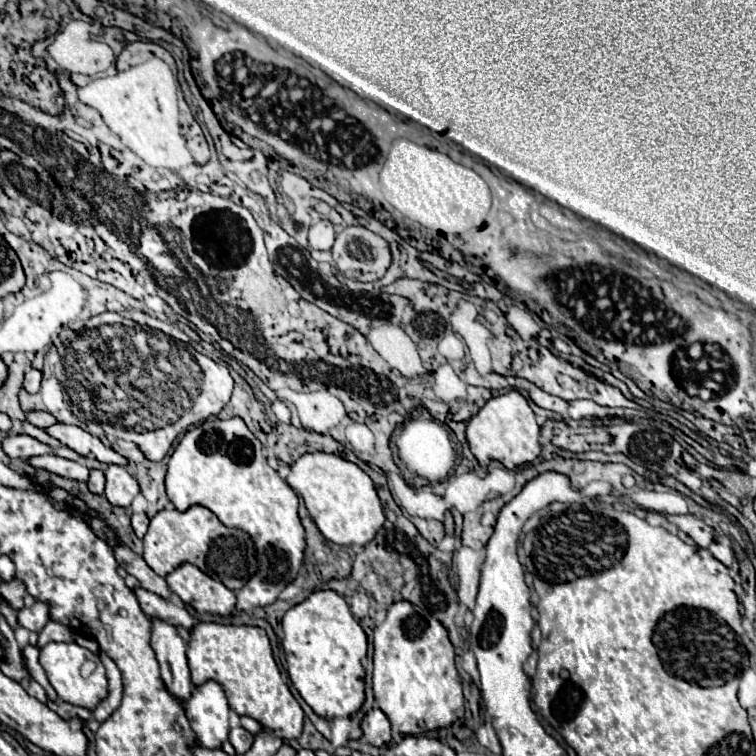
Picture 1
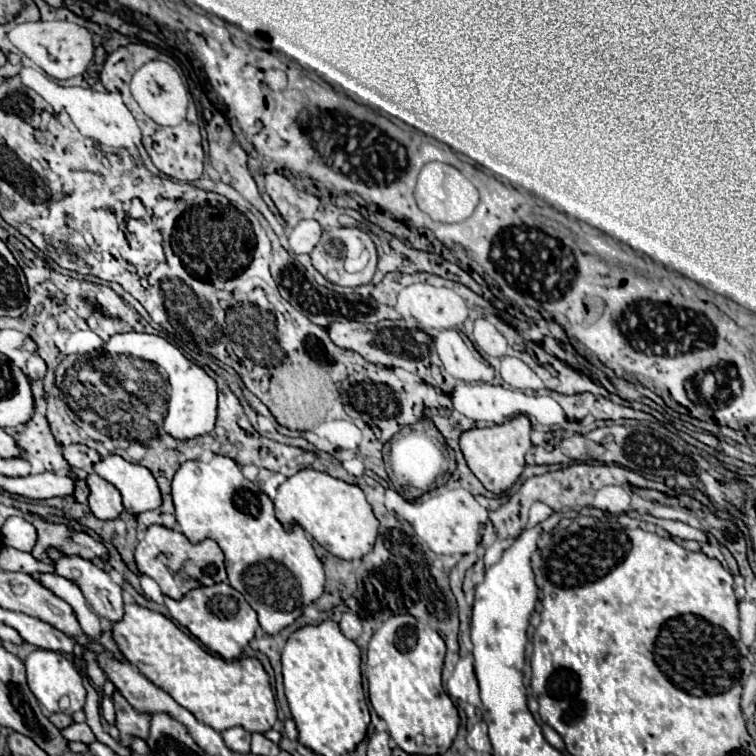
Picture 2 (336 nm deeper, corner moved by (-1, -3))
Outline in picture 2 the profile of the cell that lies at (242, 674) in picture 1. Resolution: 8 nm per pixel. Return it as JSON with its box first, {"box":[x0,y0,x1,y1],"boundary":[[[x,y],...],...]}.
{"box":[112,604,278,734],"boundary":[[[126,604],[126,616],[112,626],[126,660],[150,682],[166,690],[178,704],[188,708],[198,722],[222,732],[242,726],[248,732],[264,734],[268,724],[276,724],[278,710],[270,686],[270,676],[258,658],[224,660],[204,650],[192,636],[180,630],[170,618],[138,604]]]}

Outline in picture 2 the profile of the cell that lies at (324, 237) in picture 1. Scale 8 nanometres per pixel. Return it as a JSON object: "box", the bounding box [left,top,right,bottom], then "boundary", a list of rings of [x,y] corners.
{"box":[288,220,322,254],"boundary":[[[302,220],[290,234],[288,242],[294,254],[310,254],[322,236],[322,228],[316,220]]]}

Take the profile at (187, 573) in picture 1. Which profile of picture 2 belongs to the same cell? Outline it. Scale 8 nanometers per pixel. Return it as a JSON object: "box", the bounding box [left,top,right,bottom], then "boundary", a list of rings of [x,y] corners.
{"box":[164,584,258,660],"boundary":[[[214,584],[214,586],[200,586],[184,594],[182,600],[174,600],[164,596],[164,604],[174,620],[190,630],[208,650],[222,656],[224,660],[234,660],[242,656],[244,646],[254,638],[258,628],[256,612],[246,602],[246,598],[236,592],[230,584]]]}

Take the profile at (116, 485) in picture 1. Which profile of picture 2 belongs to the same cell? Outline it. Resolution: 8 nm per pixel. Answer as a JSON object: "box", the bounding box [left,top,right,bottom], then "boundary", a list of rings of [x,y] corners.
{"box":[86,472,124,520],"boundary":[[[90,472],[86,482],[90,486],[88,504],[90,504],[92,514],[96,518],[100,518],[100,520],[114,520],[114,518],[118,518],[122,514],[122,510],[124,510],[122,496],[120,496],[118,488],[114,488],[114,484],[104,480],[96,472]]]}

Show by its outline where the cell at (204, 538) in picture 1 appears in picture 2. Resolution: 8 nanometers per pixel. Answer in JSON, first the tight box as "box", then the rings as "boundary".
{"box":[136,524,228,600],"boundary":[[[152,524],[146,530],[146,536],[136,548],[136,564],[142,574],[154,578],[162,592],[174,600],[180,600],[192,588],[228,582],[224,568],[224,552],[214,540],[206,538],[198,544],[190,544],[190,540],[182,532],[170,530],[160,524]]]}

